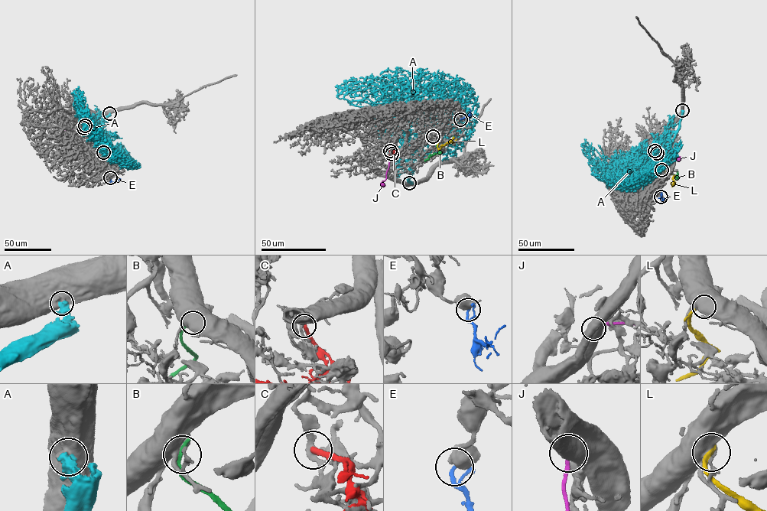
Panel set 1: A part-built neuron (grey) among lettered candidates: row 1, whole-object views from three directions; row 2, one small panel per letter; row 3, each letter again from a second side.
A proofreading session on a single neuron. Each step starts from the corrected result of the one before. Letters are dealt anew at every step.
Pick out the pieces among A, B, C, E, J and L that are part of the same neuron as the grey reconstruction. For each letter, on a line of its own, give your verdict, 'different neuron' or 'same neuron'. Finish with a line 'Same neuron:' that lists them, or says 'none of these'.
A: different neuron
B: different neuron
C: different neuron
E: different neuron
J: different neuron
L: different neuron
Same neuron: none of these

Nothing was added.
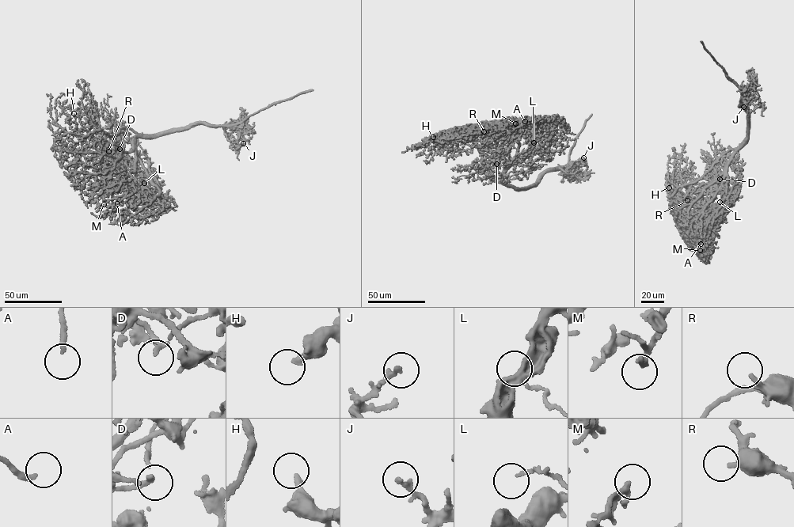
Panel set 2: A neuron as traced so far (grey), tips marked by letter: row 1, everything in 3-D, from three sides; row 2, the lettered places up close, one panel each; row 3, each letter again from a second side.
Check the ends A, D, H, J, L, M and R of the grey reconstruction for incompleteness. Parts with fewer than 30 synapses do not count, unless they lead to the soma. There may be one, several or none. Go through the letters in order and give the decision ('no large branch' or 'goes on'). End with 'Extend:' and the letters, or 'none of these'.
A: goes on
D: no large branch
H: goes on
J: no large branch
L: no large branch
M: goes on
R: no large branch
Extend: A, H, M

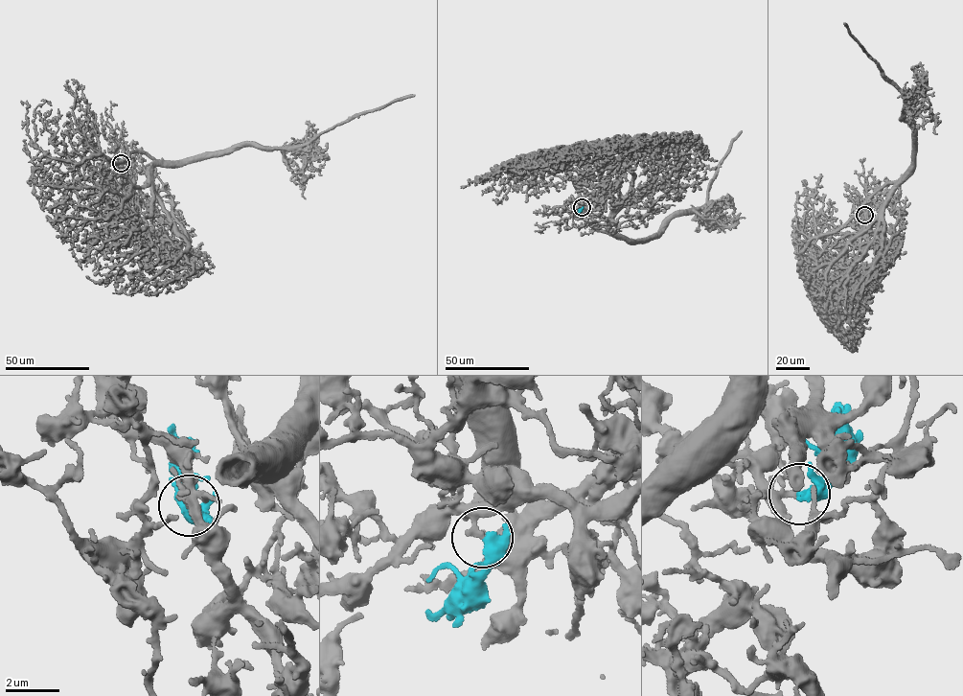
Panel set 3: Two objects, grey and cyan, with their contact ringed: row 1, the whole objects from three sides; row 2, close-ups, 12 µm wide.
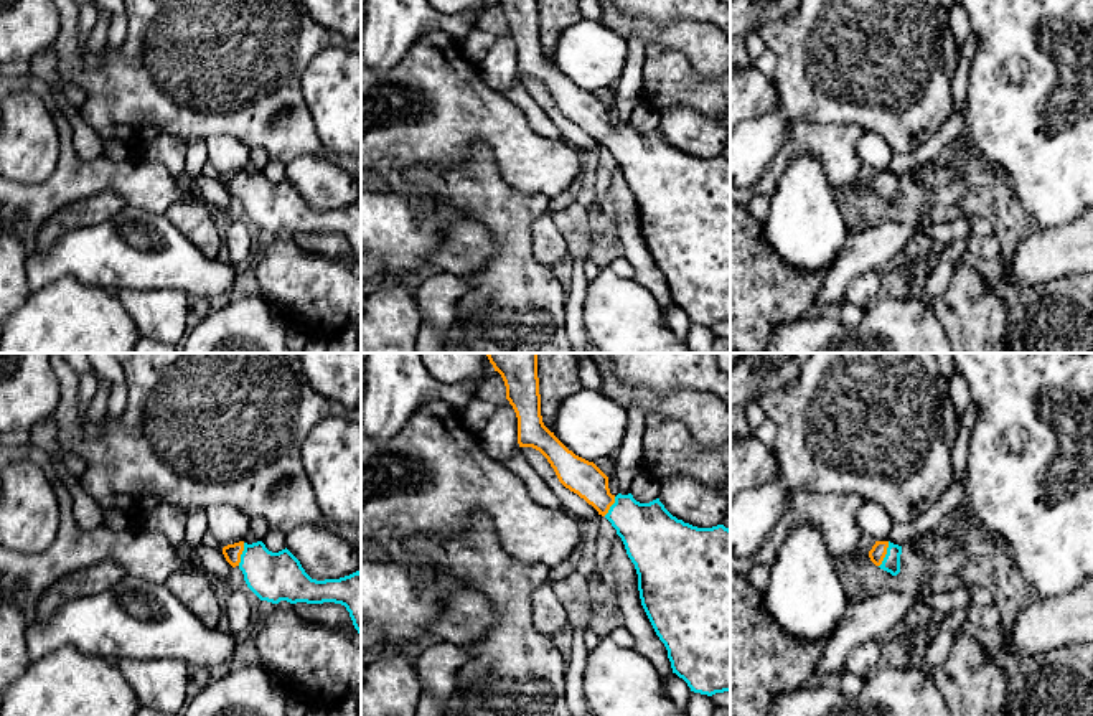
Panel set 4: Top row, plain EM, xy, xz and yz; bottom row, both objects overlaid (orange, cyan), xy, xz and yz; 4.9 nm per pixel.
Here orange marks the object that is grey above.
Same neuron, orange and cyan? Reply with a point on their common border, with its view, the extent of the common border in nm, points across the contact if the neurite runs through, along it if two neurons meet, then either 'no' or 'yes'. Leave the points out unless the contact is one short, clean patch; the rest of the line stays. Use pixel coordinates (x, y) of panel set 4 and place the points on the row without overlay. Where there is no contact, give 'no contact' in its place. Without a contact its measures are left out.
contact yz (886, 183); length 140 nm; way yz (879, 180), (886, 183), (891, 193); yes

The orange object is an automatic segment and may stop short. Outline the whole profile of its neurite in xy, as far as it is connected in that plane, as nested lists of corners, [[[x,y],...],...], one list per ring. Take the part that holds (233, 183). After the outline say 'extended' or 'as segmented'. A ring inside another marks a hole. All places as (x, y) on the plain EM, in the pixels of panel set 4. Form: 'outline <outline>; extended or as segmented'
outline [[[244,172],[223,178],[226,191],[239,198],[247,218],[260,229],[272,234],[335,233],[346,238],[354,259],[361,266],[361,203],[356,201],[340,210],[312,210],[300,191],[285,178],[272,183],[262,172]]]; extended

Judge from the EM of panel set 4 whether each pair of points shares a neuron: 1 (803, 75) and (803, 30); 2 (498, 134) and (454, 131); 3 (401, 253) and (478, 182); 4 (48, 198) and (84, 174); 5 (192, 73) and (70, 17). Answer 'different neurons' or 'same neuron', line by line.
1: same neuron
2: same neuron
3: different neurons
4: same neuron
5: same neuron

